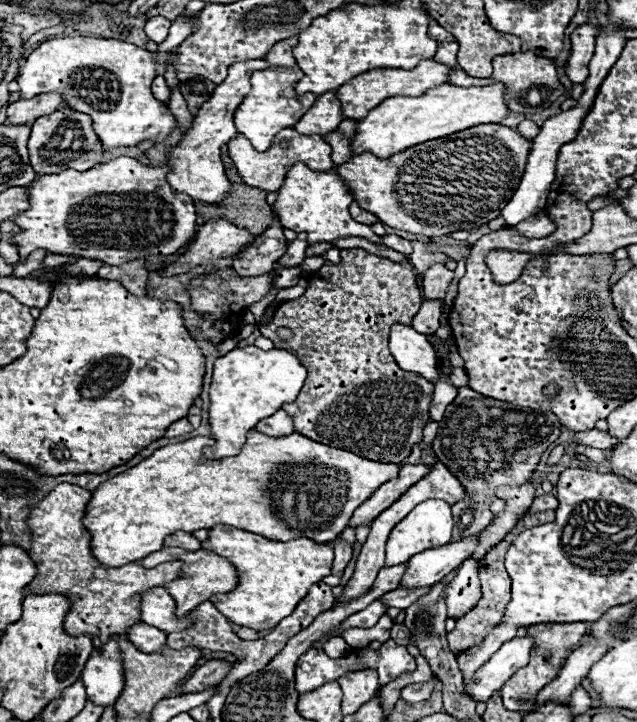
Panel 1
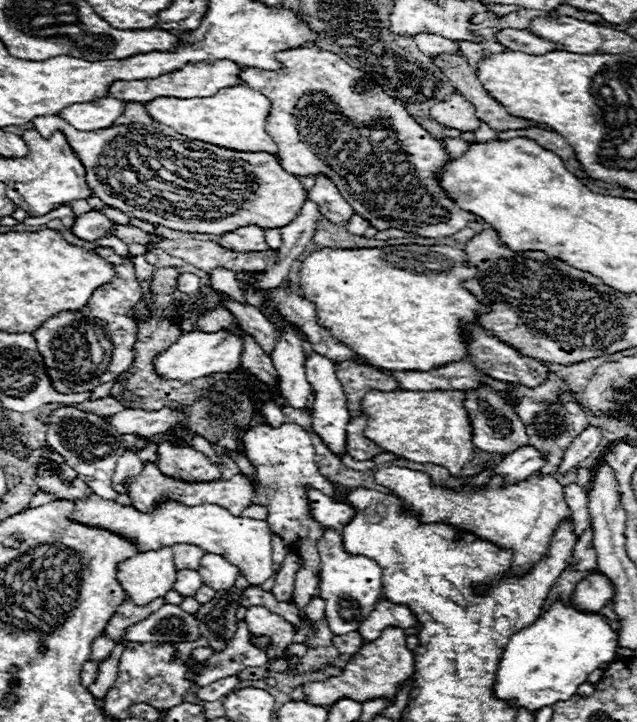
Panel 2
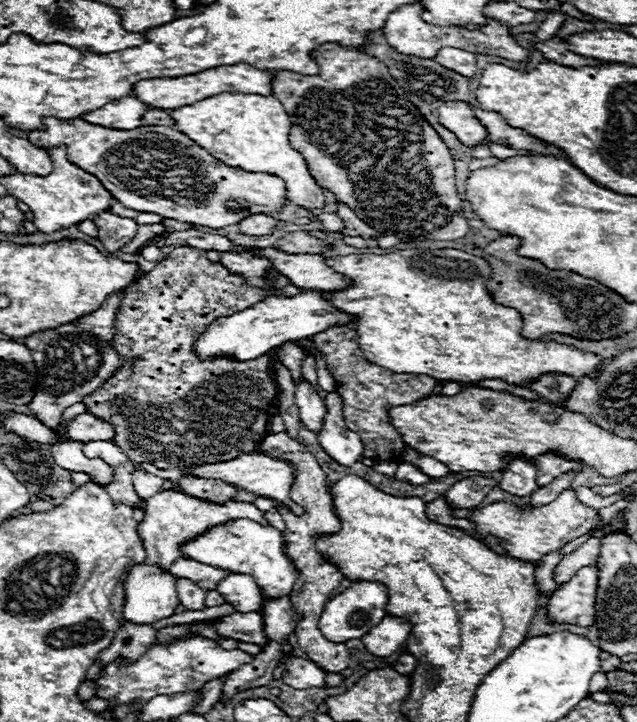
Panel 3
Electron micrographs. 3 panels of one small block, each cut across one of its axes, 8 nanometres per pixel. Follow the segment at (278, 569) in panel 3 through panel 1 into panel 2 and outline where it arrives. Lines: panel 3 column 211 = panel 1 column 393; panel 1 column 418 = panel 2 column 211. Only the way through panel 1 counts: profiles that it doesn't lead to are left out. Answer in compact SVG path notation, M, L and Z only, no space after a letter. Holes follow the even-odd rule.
M46 460L38 462L36 484L40 492L54 494L58 500L72 500L72 520L78 520L86 526L106 528L126 540L132 540L140 550L156 550L172 544L194 544L200 546L204 552L212 552L230 560L230 564L238 566L240 574L246 576L250 584L262 584L272 576L272 530L264 520L232 516L226 508L218 504L186 506L176 500L162 500L154 506L152 512L140 512L134 506L124 506L114 500L98 498L80 478L66 482L58 476L58 472L54 472L54 464L48 466Z

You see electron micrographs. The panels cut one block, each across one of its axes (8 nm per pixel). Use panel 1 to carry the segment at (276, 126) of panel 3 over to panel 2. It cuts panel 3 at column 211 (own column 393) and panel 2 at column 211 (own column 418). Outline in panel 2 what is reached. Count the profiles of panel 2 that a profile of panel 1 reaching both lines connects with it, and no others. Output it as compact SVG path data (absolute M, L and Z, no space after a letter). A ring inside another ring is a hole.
M232 86L226 90L218 90L214 96L208 98L172 98L162 96L158 100L150 100L144 104L146 112L160 124L166 124L174 128L178 134L202 140L208 144L216 144L230 150L240 152L270 152L278 156L278 146L274 140L266 134L266 116L270 108L270 100L260 94L258 90L246 88L246 86Z

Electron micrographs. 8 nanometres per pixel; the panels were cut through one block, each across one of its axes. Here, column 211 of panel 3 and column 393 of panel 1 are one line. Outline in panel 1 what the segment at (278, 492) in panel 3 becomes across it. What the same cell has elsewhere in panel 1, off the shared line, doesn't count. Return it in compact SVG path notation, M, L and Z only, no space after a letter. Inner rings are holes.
M248 432L248 440L238 456L208 460L202 456L206 446L214 444L212 438L190 438L186 442L158 448L152 456L138 466L100 484L86 506L84 526L92 536L92 552L106 566L124 566L142 556L148 556L164 546L164 538L182 530L196 532L200 528L214 528L218 524L234 526L246 532L266 536L270 540L294 540L312 538L314 542L334 540L350 522L352 512L372 496L376 488L398 476L398 464L382 464L366 460L358 454L332 448L306 436L292 432L284 438Z

